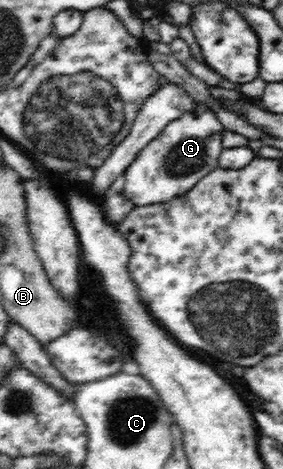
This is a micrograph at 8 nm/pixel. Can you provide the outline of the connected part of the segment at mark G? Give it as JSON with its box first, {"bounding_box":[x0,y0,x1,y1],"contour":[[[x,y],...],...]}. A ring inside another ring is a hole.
{"bounding_box":[122,100,224,207],"contour":[[[195,100],[195,111],[187,110],[181,118],[171,120],[124,171],[122,194],[125,194],[125,199],[131,201],[134,207],[157,205],[170,202],[191,190],[219,167],[219,157],[224,152],[224,131],[215,112]]]}

